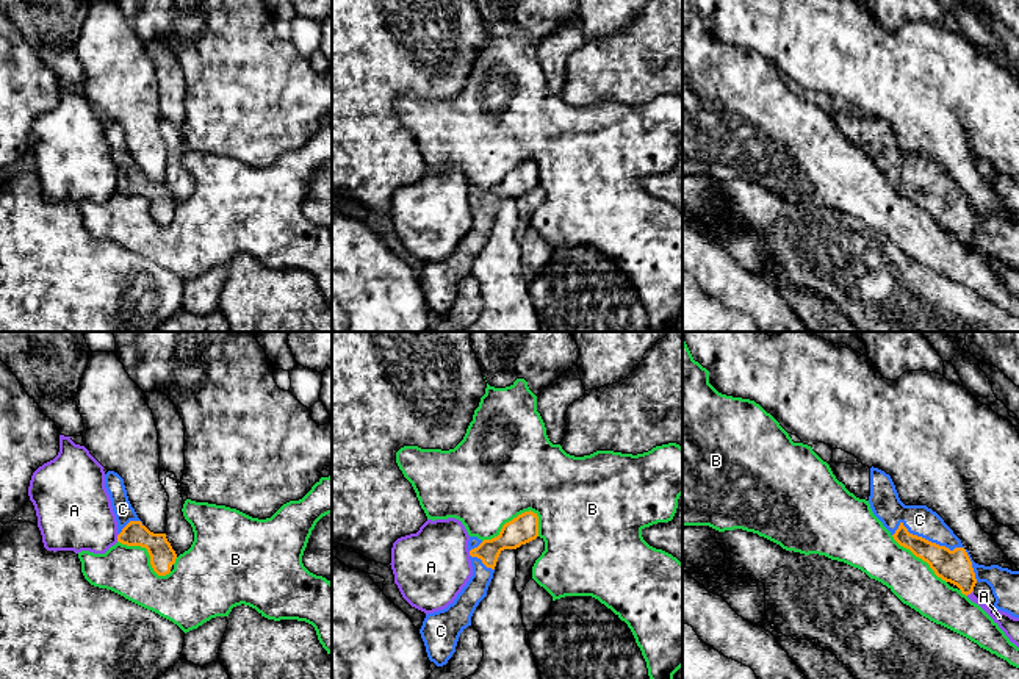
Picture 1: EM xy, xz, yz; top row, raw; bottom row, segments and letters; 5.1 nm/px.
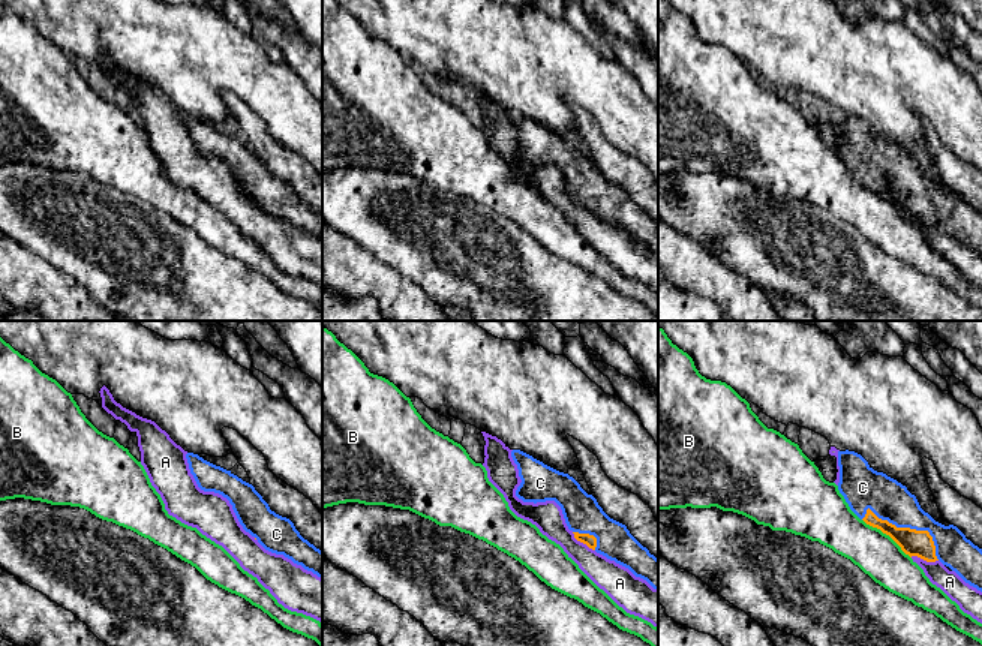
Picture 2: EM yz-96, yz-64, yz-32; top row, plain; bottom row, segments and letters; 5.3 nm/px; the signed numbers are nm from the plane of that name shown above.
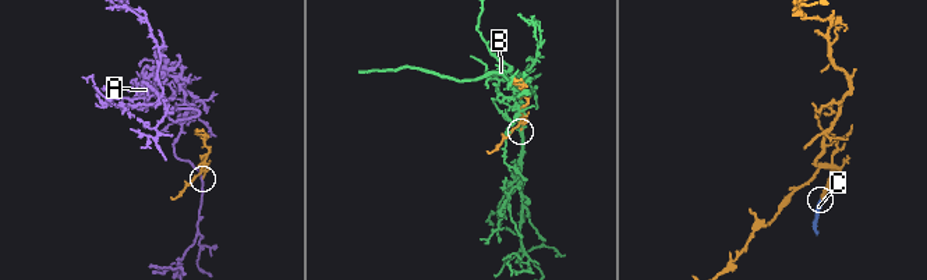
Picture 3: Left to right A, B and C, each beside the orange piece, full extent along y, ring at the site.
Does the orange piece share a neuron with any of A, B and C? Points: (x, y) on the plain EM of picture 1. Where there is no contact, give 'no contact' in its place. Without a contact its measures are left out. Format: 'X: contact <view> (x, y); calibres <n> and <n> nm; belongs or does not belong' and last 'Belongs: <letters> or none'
A: contact xy (118, 186); calibres 130 and 380 nm; does not belong
B: contact xz (509, 171); calibres 140 and 480 nm; does not belong
C: contact yz (947, 197); calibres 170 and 160 nm; belongs
Belongs: C

